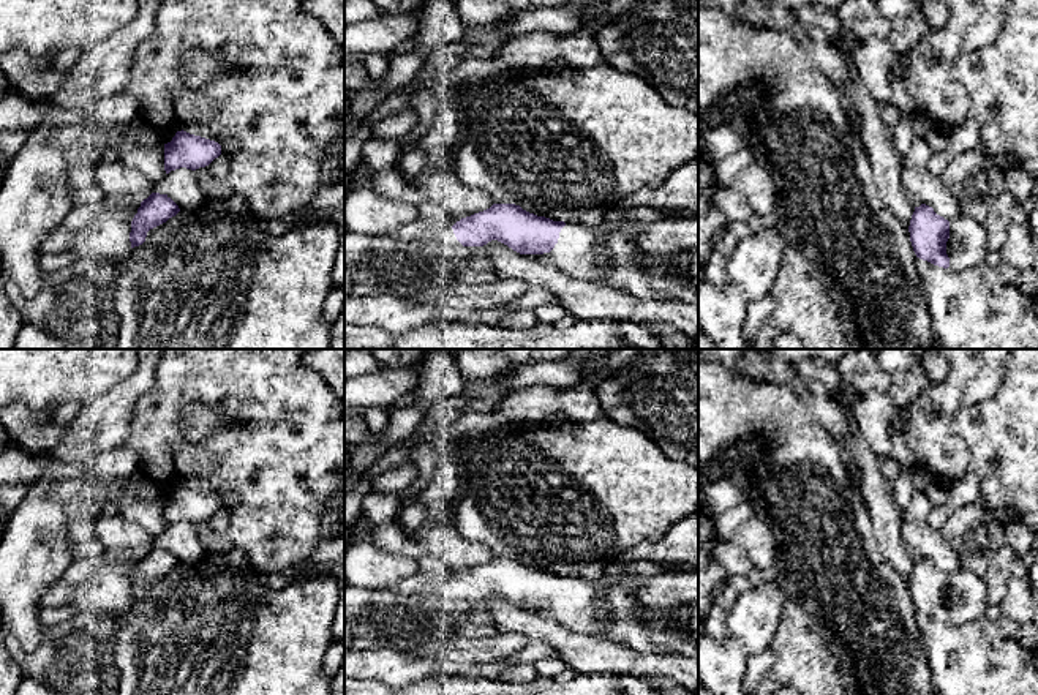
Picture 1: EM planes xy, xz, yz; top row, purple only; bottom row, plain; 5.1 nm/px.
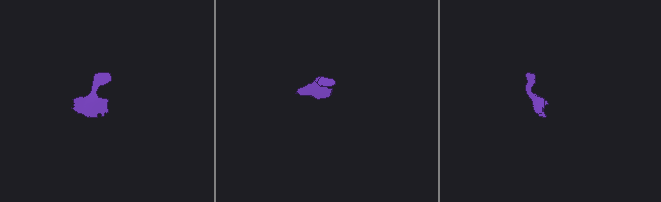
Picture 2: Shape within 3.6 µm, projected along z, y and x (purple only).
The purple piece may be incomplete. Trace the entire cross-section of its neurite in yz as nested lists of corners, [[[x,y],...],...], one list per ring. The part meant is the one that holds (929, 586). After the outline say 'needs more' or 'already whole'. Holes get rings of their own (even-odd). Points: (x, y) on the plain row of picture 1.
[[[921,558],[908,580],[910,595],[916,611],[934,619],[948,622],[946,595],[950,592],[950,575],[937,569],[932,561]]]; already whole

